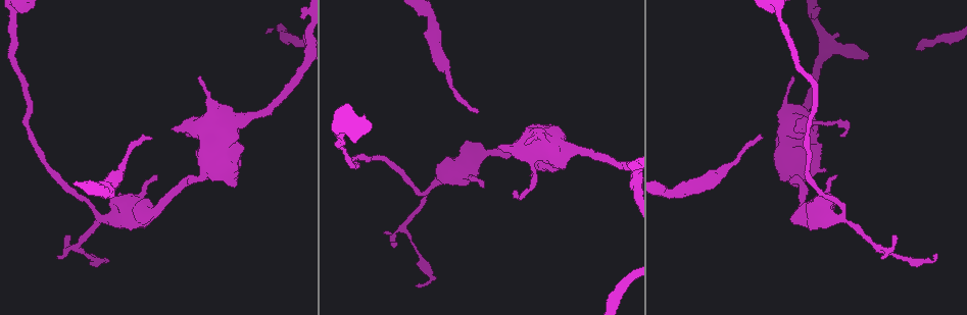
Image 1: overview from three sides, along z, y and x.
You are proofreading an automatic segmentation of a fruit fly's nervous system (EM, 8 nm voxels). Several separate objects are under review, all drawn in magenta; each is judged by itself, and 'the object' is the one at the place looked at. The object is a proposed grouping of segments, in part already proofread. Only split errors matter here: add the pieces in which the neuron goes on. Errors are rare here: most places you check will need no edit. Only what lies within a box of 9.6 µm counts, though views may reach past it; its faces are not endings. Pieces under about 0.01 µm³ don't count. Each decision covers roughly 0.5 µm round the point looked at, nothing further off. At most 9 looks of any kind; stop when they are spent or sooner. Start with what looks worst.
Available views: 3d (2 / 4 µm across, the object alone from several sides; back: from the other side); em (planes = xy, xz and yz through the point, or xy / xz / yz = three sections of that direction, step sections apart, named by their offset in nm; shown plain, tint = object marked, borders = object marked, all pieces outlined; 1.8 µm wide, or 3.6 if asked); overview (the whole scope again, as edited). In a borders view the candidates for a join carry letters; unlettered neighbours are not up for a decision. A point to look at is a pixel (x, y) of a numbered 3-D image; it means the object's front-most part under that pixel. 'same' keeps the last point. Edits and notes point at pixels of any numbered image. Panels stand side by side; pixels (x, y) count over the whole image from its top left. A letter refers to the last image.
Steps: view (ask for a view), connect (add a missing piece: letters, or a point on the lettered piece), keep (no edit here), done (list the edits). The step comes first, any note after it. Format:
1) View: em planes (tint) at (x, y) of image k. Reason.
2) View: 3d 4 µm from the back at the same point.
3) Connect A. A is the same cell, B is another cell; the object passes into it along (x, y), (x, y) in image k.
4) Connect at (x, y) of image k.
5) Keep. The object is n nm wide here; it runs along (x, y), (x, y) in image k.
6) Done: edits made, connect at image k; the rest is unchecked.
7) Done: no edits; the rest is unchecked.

View: em planes (tint) at (824, 170) of image 1. Thick end.

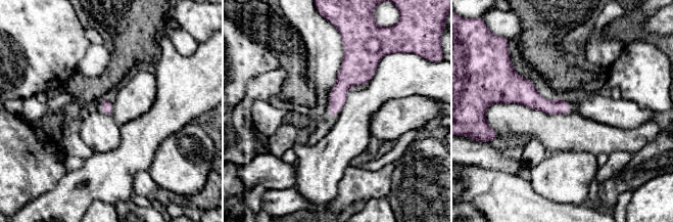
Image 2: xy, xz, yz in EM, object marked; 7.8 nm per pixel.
View: em planes (borders) at the same point.

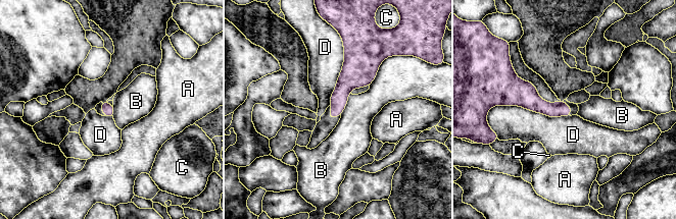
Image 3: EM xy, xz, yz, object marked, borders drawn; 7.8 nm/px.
Keep. A, B, C and D are other cells; a border runs along (385, 58), (370, 86) in image 3; no lettered piece goes on from it.

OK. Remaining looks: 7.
View: em yz step 16 (tint) at (778, 12) of image 1. Sharp bend.

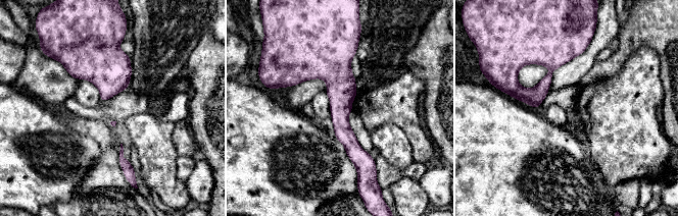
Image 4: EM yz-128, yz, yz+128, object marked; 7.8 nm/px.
View: em yz step 16 (borders) at the same point. What lies round it.

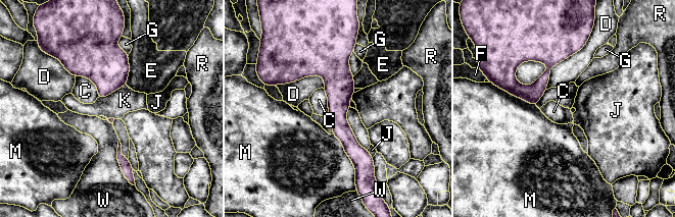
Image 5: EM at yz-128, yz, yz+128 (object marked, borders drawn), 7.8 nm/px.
Keep. C, D, E, F, G, J, K, M, R and W are other cells; it runs along (333, 46), (338, 119), (356, 165) in image 5; no lettered piece goes on from it.

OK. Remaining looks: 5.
View: em planes (borders) at (150, 138) of image 1. Thin end.

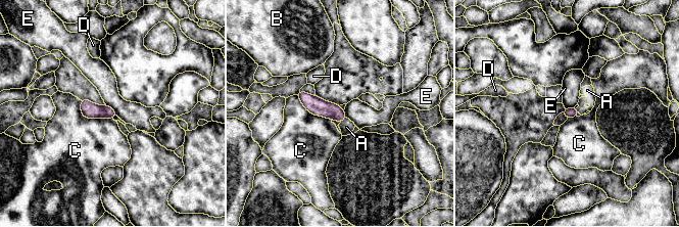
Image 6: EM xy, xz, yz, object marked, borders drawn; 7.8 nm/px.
Connect A. A is the same cell, B, C, D and E are other cells; the object passes into it along (316, 105), (343, 120), (346, 127) in image 6; it goes on there.

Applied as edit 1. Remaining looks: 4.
View: em planes (borders) at (418, 287) of image 1. Tapers out.

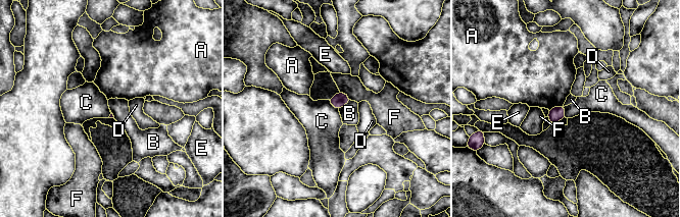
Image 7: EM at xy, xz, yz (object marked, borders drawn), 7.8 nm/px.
Keep. The longest contact is with B, 130 nm; A, B, C, D, E and F are other cells; a border runs along (328, 100), (338, 110) in image 7; no lettered piece goes on from it.

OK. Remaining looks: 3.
Done: edits made, connect at image 6; the rest is unchecked.

